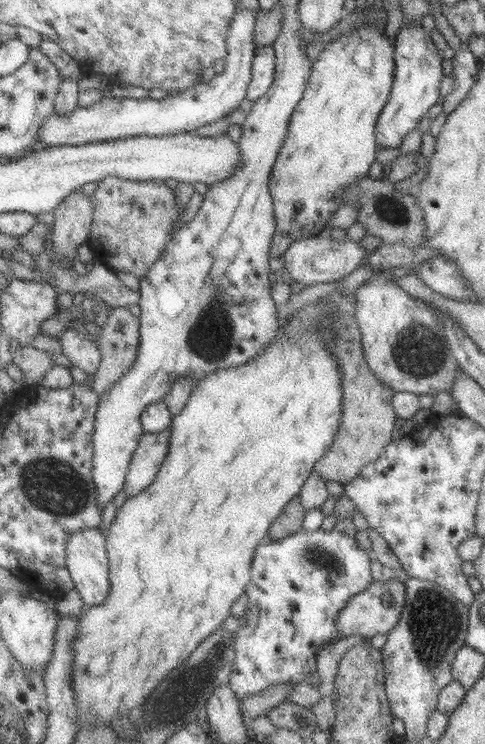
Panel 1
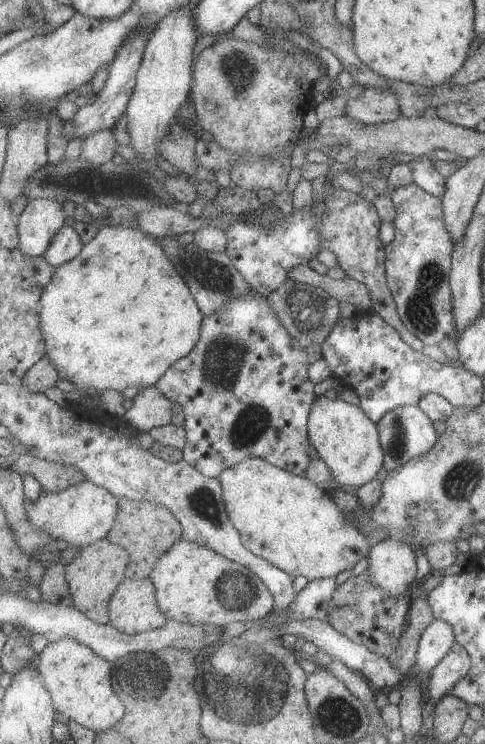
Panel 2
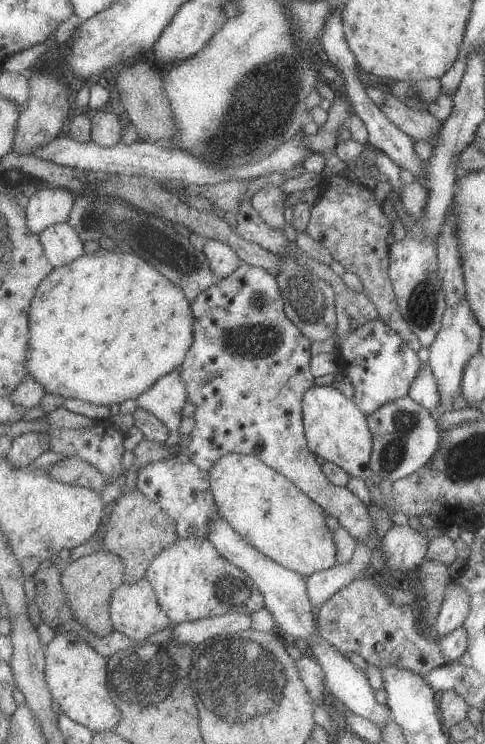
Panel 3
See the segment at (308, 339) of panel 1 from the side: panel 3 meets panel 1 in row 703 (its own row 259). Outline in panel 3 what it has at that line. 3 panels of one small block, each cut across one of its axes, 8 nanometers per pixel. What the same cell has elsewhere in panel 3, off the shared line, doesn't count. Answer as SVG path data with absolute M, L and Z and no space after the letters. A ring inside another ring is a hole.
M101 247L101 250L97 250L95 254L85 253L81 258L75 260L74 263L56 268L49 276L46 276L46 279L39 286L30 310L31 336L27 370L29 370L29 375L33 376L45 388L46 394L82 400L83 402L99 406L122 405L127 400L137 400L139 396L153 388L159 379L167 376L169 372L180 368L195 342L194 322L195 315L186 292L183 292L179 285L173 284L167 276L163 276L163 273L159 272L155 265L147 262L147 260L135 252L125 253L119 249L105 250Z

